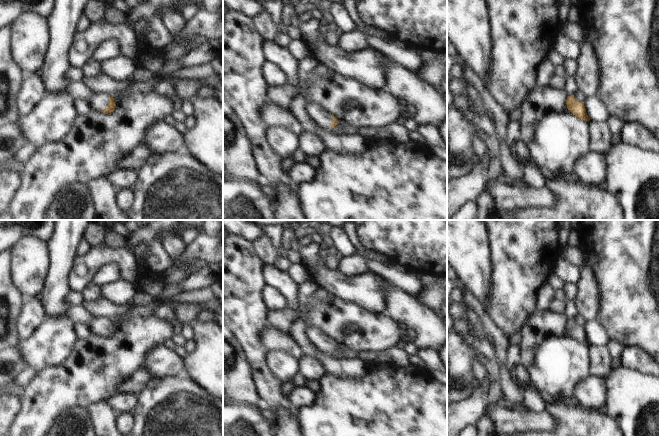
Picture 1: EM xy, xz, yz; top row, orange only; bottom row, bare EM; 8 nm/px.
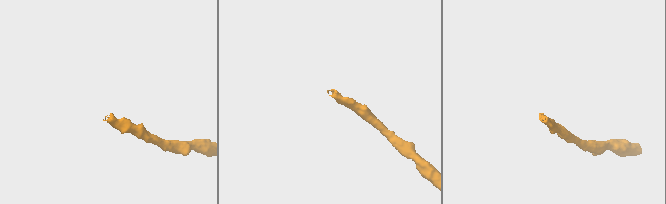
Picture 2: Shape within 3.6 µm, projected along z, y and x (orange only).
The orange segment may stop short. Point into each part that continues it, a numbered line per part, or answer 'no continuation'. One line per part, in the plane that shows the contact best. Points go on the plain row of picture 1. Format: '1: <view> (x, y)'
1: xy (99, 326)

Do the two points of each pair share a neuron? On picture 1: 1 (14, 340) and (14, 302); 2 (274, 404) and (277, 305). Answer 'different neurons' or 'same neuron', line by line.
1: same neuron
2: different neurons

